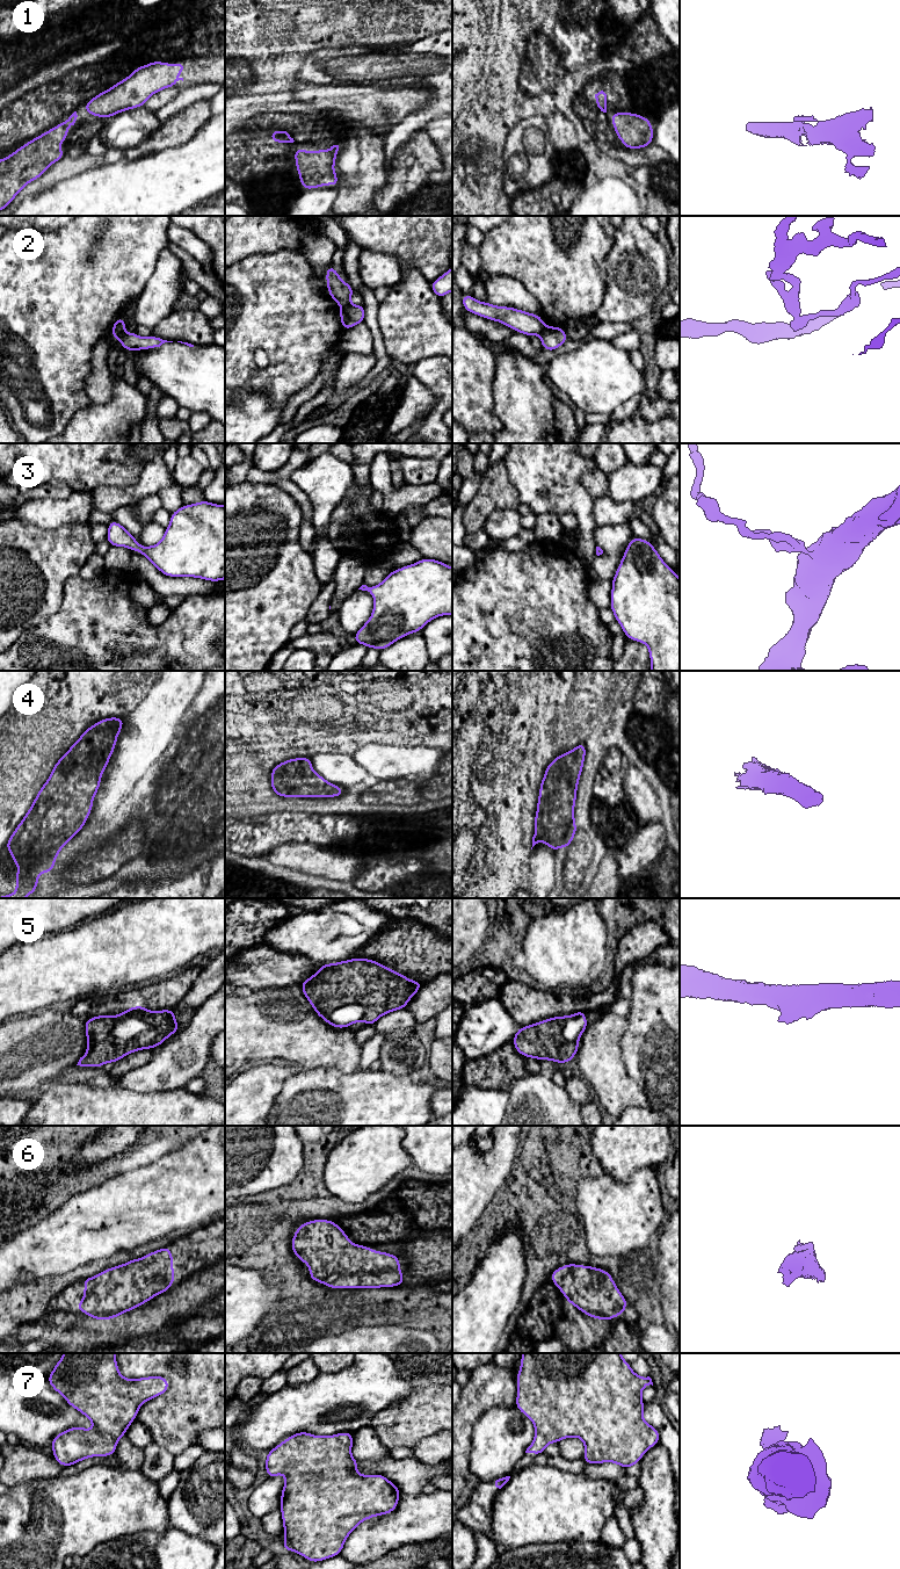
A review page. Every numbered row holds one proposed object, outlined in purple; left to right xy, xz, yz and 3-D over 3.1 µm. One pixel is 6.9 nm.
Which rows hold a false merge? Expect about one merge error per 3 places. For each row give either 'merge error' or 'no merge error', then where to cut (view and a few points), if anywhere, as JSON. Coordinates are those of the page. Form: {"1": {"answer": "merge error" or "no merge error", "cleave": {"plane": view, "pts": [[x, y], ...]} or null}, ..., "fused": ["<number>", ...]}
{"1": {"answer": "no merge error", "cleave": null}, "2": {"answer": "merge error", "cleave": {"plane": "xy", "pts": [[123, 330], [115, 337]]}}, "3": {"answer": "no merge error", "cleave": null}, "4": {"answer": "no merge error", "cleave": null}, "5": {"answer": "no merge error", "cleave": null}, "6": {"answer": "no merge error", "cleave": null}, "7": {"answer": "no merge error", "cleave": null}, "fused": ["2"]}

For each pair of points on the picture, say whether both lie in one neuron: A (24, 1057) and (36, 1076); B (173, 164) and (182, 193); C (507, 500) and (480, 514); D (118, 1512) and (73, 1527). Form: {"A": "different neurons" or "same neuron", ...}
{"A": "same neuron", "B": "same neuron", "C": "same neuron", "D": "same neuron"}

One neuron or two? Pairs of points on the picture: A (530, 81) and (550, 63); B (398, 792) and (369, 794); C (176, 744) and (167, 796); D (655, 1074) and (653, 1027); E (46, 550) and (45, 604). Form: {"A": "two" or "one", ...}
{"A": "one", "B": "one", "C": "two", "D": "one", "E": "one"}

